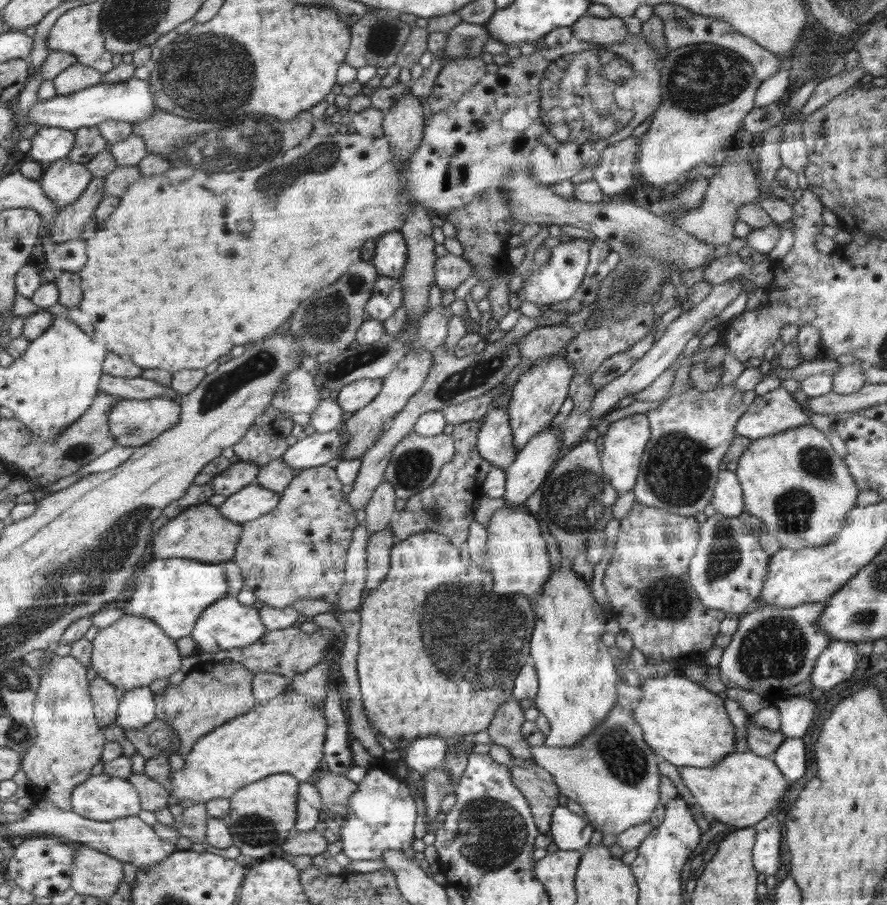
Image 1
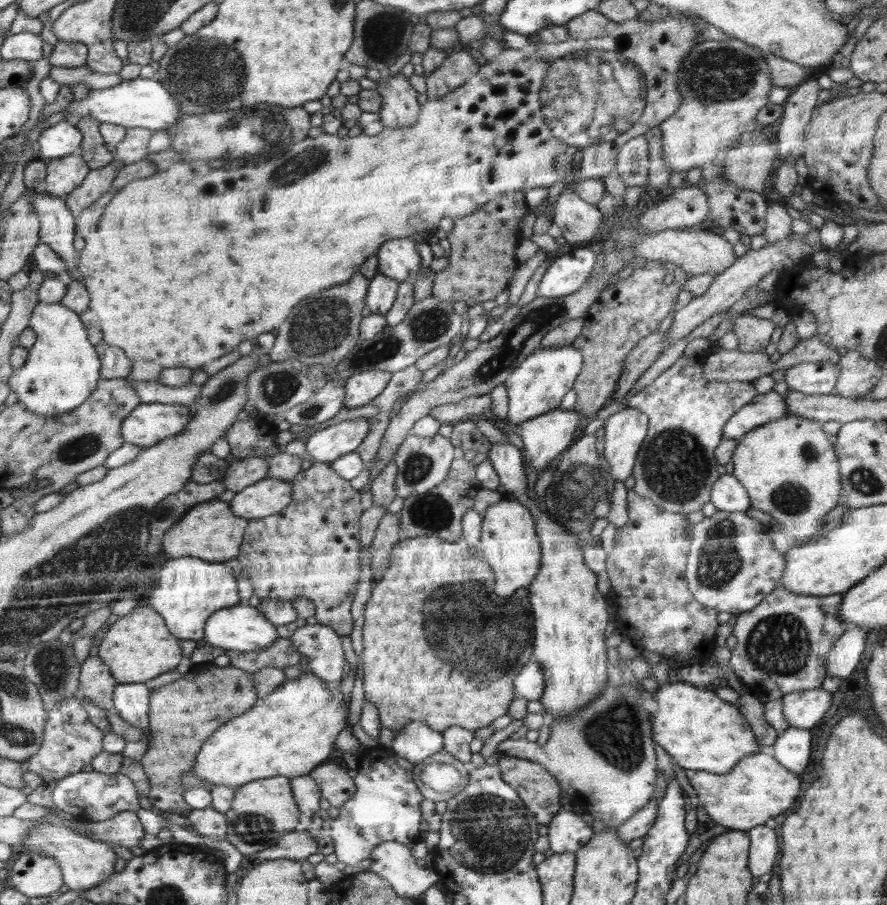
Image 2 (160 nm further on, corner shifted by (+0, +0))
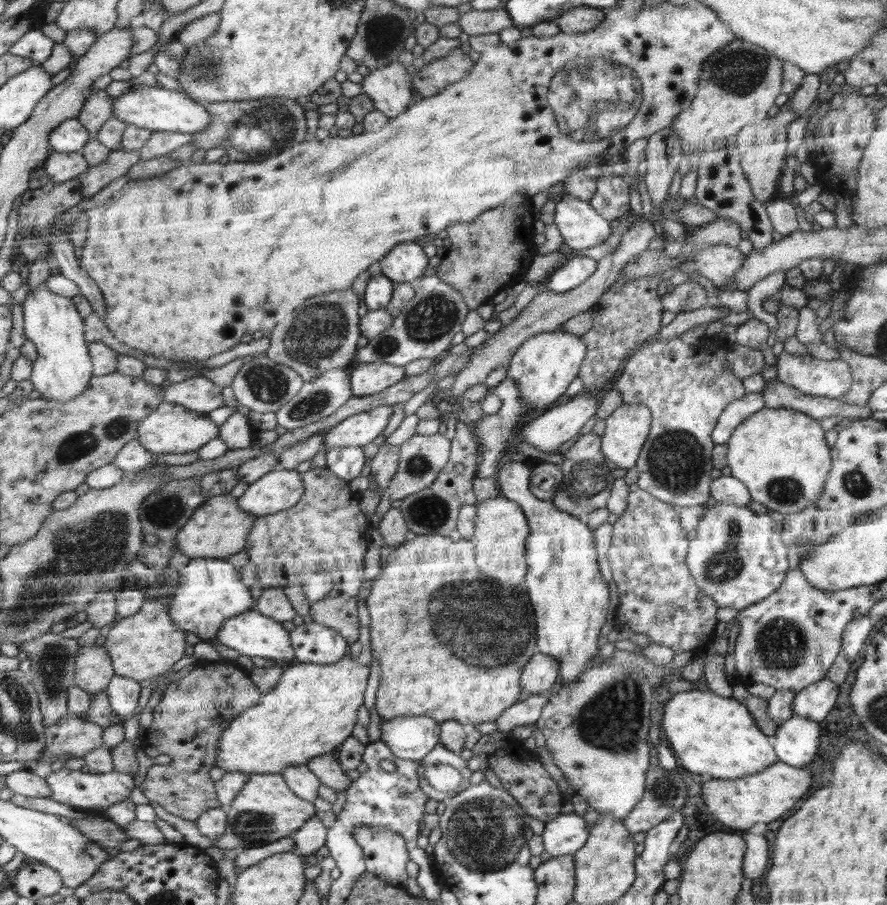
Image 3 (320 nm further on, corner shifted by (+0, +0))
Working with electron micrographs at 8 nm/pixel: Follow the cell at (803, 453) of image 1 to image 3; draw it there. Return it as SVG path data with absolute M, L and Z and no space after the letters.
M762 408L731 432L726 460L730 474L748 486L753 499L784 516L802 512L825 490L833 459L818 420L799 410Z

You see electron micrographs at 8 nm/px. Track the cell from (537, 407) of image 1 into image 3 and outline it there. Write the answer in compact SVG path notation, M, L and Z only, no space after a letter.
M561 328L552 332L540 332L516 349L508 362L507 377L517 382L518 394L521 394L522 402L526 402L528 408L546 411L563 400L570 384L579 376L585 356L586 345L579 336L562 332Z

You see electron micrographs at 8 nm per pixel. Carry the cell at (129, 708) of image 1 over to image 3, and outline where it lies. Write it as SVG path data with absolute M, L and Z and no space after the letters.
M116 674L104 692L109 695L110 706L122 717L129 719L138 706L140 689L140 682L137 680Z

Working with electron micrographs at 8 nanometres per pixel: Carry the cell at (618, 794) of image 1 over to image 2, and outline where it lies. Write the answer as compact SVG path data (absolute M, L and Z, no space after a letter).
M629 679L620 686L614 686L614 683L610 682L603 692L593 698L589 705L583 706L583 709L578 709L561 719L547 720L551 723L550 738L544 746L526 738L508 738L498 744L497 751L530 762L538 762L557 778L562 790L568 793L579 807L584 808L593 818L598 817L608 827L617 828L648 805L648 800L654 794L656 782L656 752L652 744L651 718L648 718L648 712L636 702L640 702L640 692Z

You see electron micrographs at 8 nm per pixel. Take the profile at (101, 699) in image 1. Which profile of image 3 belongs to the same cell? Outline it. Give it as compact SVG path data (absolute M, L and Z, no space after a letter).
M96 644L79 647L75 667L73 684L90 694L104 692L115 675L106 647Z

